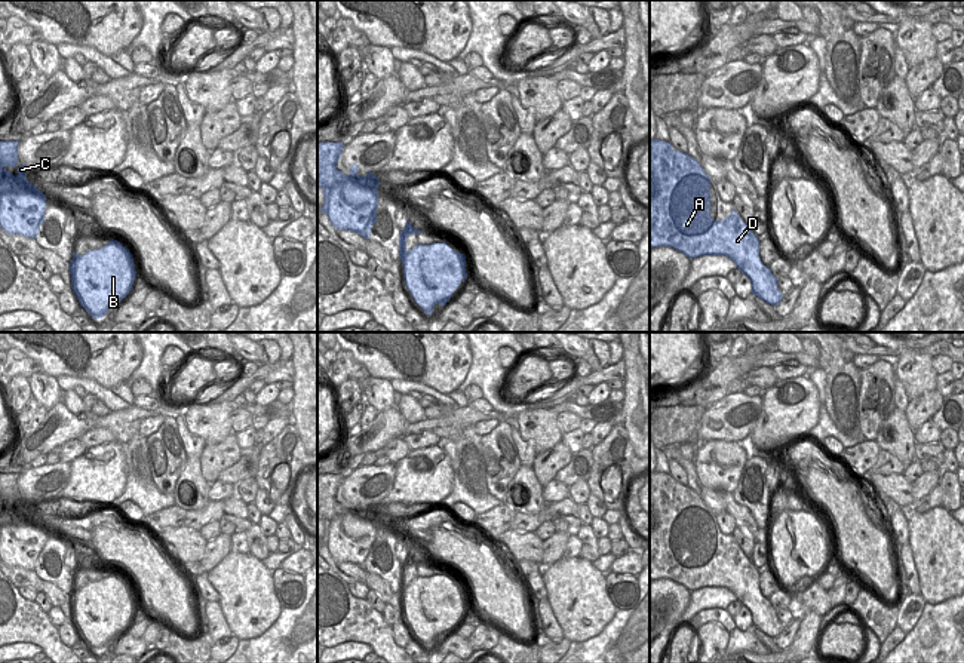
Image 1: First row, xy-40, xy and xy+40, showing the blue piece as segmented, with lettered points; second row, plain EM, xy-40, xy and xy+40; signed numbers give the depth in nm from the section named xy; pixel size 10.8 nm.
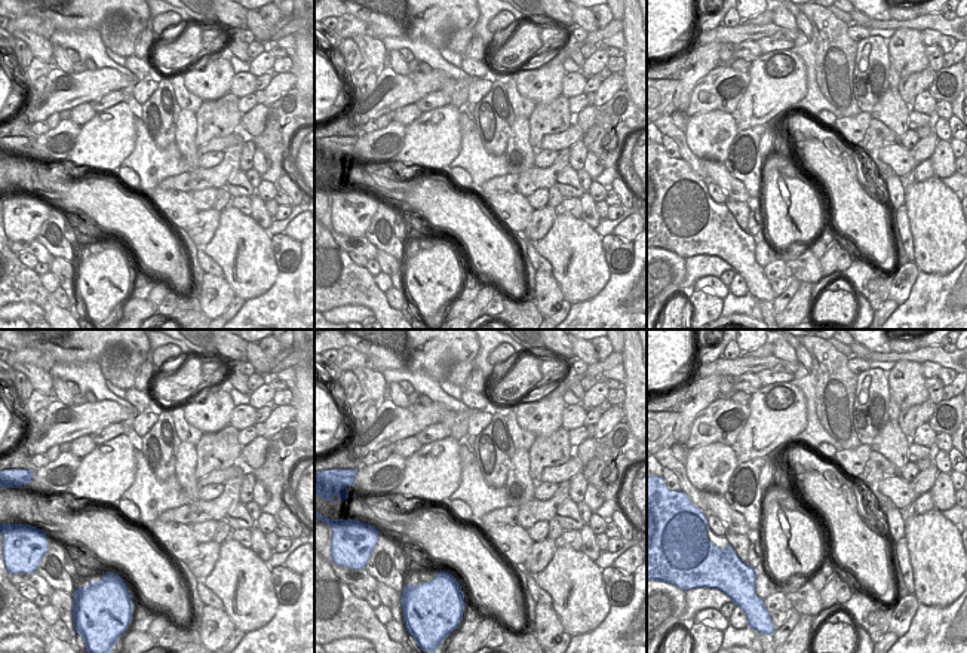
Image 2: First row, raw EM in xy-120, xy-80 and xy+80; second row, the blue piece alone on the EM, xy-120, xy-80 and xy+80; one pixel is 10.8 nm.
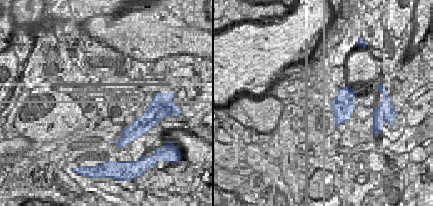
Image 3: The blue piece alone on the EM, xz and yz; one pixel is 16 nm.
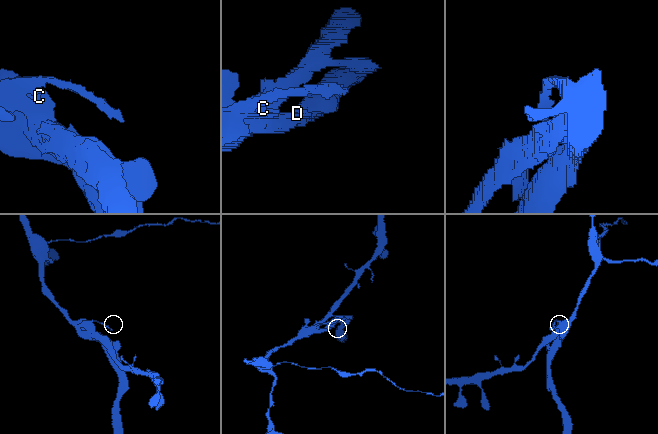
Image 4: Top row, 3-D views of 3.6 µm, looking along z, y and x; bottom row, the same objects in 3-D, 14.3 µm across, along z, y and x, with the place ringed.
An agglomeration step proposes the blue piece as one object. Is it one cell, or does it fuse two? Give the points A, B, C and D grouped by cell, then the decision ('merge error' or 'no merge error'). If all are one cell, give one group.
A C D / B; merge error

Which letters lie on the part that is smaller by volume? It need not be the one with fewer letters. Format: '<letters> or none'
B

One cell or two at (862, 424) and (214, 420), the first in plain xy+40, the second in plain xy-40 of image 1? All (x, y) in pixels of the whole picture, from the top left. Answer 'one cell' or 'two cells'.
one cell

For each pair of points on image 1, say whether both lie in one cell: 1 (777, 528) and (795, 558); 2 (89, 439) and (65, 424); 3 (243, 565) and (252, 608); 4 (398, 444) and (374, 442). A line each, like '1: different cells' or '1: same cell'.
1: different cells
2: different cells
3: same cell
4: different cells

